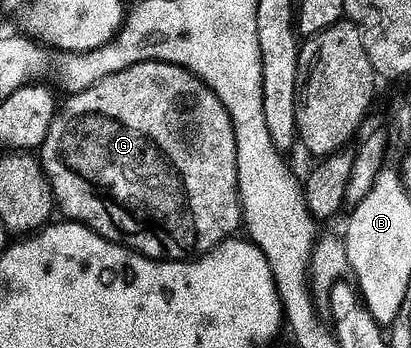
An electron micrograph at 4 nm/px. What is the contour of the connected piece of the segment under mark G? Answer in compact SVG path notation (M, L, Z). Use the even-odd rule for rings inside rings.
M143 62L134 64L117 74L106 76L102 81L93 84L88 91L73 94L67 101L69 101L68 107L65 110L63 107L59 111L58 120L60 121L59 146L64 146L64 150L68 150L68 162L72 162L72 166L76 166L80 174L88 174L88 178L96 178L96 182L104 182L108 190L116 190L116 198L120 198L120 202L128 202L132 210L140 210L140 214L134 212L130 214L124 210L120 210L119 214L124 216L124 221L133 230L138 229L140 224L158 230L158 234L154 236L160 240L160 244L164 244L162 262L168 262L168 252L166 252L168 242L174 242L178 250L182 250L180 262L201 257L206 250L203 241L186 240L186 236L194 236L194 222L198 224L198 214L192 220L182 220L182 222L192 222L188 224L188 228L172 230L164 214L156 216L152 212L152 182L156 182L156 170L164 170L164 166L172 166L172 162L176 162L190 174L188 182L234 182L234 198L240 198L236 129L232 117L228 115L228 109L222 104L222 100L218 100L216 93L186 68L165 62ZM194 90L196 90L196 98L200 92L200 130L186 120L184 112L188 108L176 102L182 96L182 92L184 98L188 100L194 94Z

